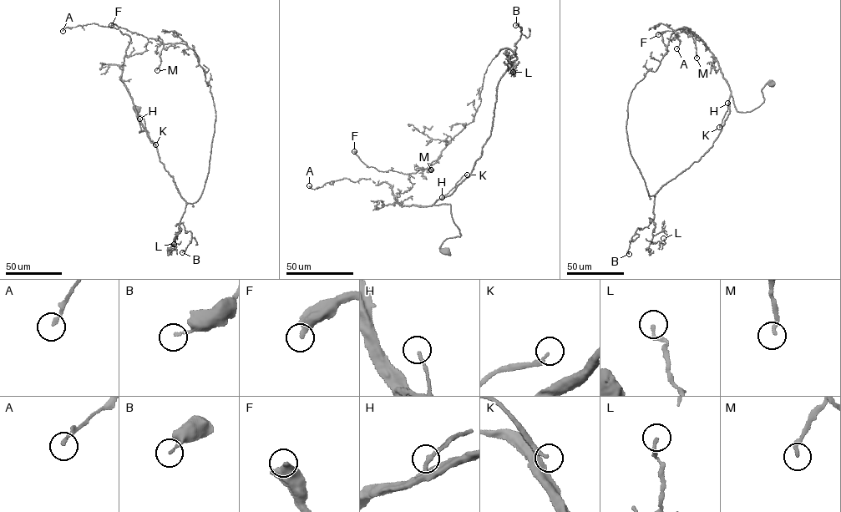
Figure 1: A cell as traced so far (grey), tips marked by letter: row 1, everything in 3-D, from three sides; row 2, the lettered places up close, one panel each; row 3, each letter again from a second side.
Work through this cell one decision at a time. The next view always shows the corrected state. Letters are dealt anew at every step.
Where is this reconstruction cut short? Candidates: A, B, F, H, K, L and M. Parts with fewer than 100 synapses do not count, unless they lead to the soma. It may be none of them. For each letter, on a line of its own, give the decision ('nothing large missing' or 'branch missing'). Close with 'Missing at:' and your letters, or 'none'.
A: nothing large missing
B: nothing large missing
F: nothing large missing
H: nothing large missing
K: nothing large missing
L: nothing large missing
M: nothing large missing
Missing at: none

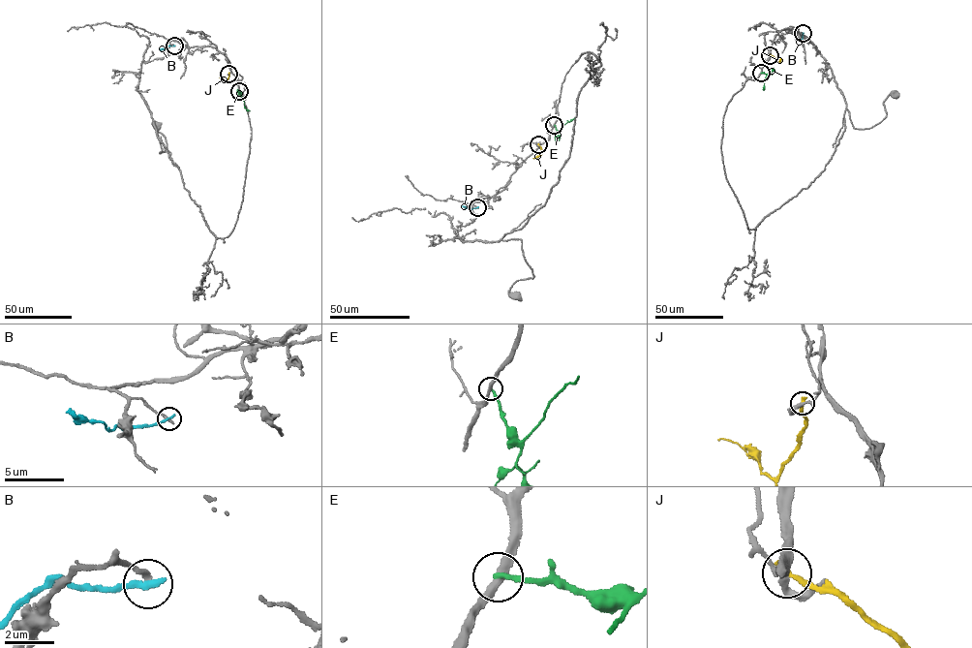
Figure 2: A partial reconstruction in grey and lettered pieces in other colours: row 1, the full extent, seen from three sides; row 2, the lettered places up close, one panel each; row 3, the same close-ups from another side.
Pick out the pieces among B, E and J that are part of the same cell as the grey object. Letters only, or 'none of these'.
none of these

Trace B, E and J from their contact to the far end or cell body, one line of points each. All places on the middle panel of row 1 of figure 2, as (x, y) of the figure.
B: (477, 207), (462, 205)
E: (554, 124), (559, 131), (574, 117)
J: (538, 144), (541, 154), (532, 158)

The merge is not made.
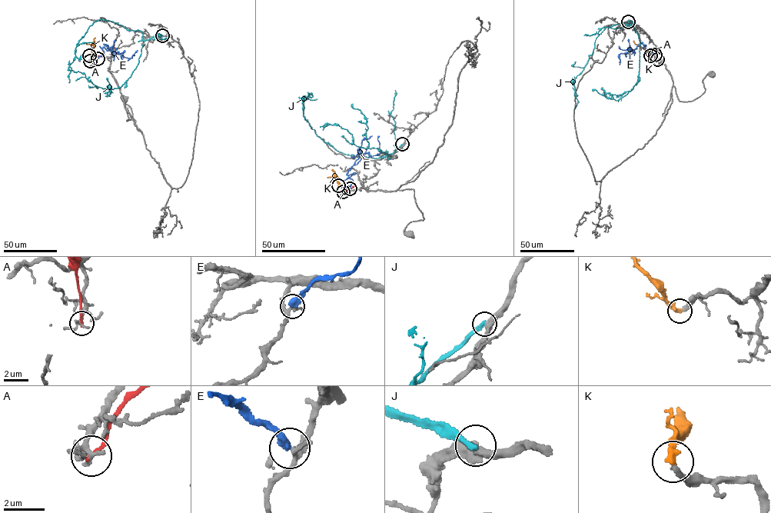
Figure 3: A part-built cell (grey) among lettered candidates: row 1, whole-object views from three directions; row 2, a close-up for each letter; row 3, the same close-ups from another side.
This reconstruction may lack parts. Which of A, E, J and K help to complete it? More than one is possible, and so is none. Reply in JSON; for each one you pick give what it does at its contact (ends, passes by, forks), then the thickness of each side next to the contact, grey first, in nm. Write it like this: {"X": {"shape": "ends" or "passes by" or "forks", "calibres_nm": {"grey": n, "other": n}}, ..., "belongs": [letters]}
{"K": {"shape": "ends", "calibres_nm": {"grey": 280, "other": 380}}, "belongs": ["K"]}

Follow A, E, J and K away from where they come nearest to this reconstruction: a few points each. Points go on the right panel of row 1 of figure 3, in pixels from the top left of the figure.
A: (657, 59), (654, 49)
E: (655, 55), (644, 45), (643, 48), (643, 42), (633, 51), (630, 48), (634, 52), (618, 46)
J: (628, 21), (635, 29), (633, 21), (619, 23), (596, 38), (573, 83), (574, 109)
K: (650, 55), (633, 40)

